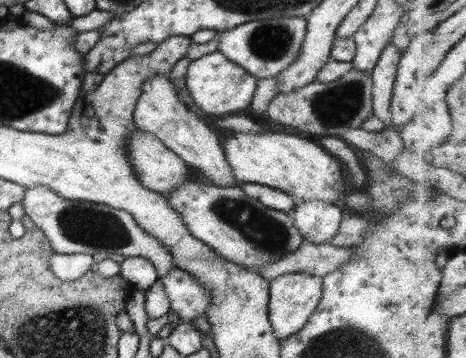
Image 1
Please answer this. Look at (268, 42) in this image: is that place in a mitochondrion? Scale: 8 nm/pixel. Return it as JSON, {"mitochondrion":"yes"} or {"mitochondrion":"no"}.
{"mitochondrion":"yes"}

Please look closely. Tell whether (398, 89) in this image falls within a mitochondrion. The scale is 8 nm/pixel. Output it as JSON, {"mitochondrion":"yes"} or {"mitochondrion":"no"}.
{"mitochondrion":"no"}

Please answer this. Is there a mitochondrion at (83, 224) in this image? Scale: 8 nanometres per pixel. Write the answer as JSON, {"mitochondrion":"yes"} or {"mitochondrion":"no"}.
{"mitochondrion":"yes"}

